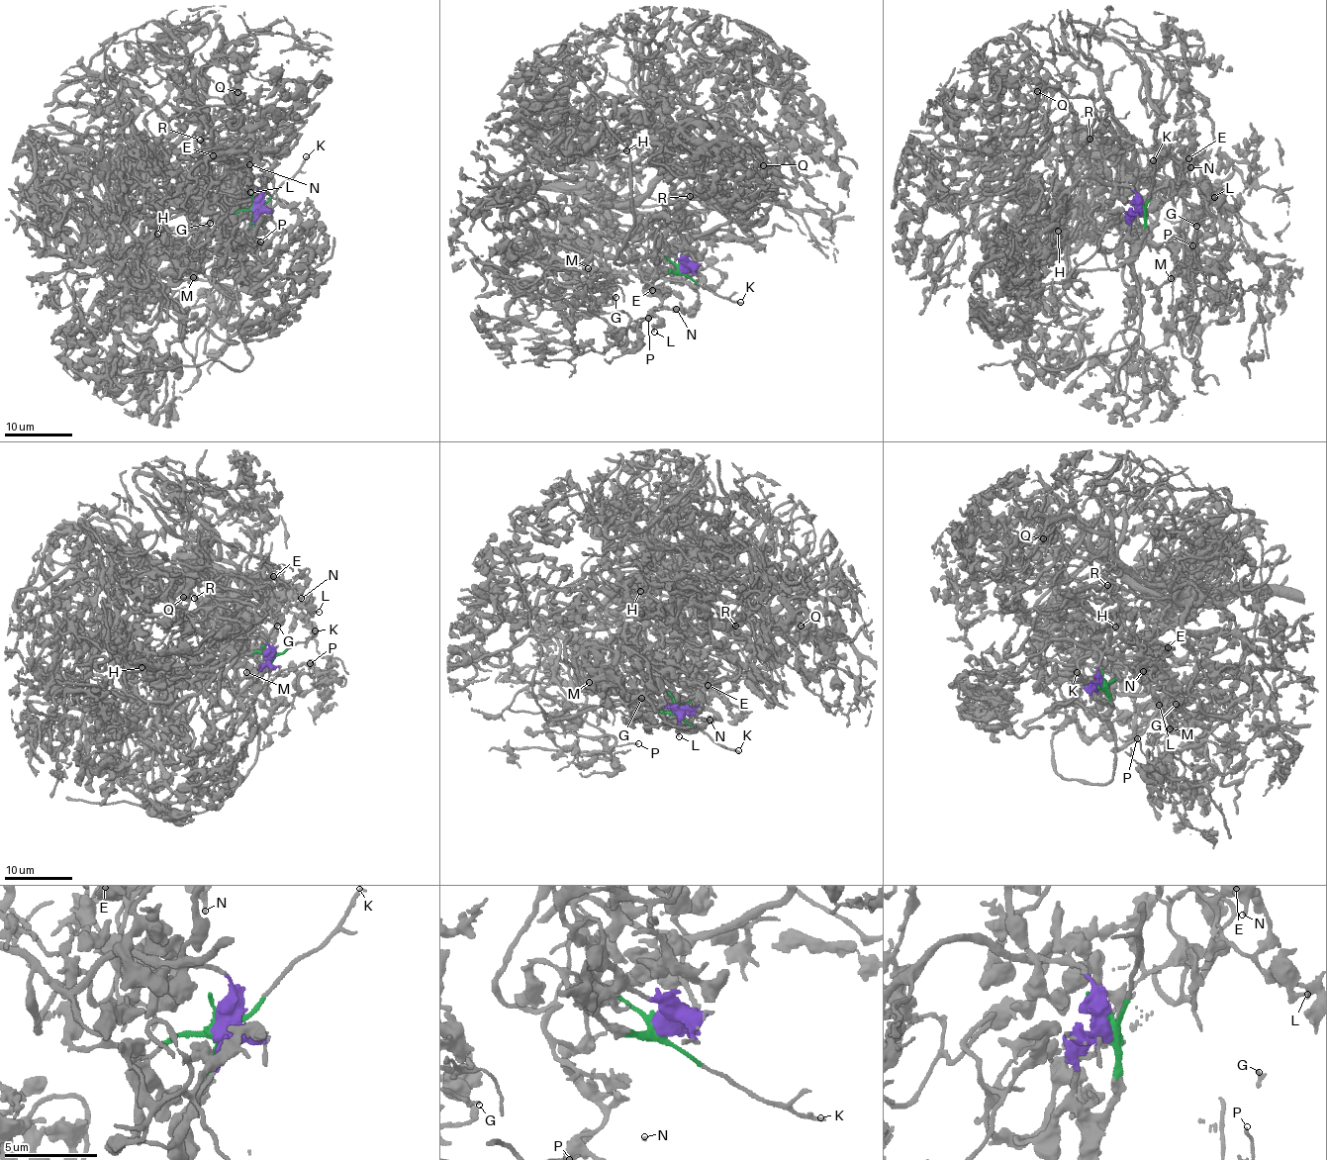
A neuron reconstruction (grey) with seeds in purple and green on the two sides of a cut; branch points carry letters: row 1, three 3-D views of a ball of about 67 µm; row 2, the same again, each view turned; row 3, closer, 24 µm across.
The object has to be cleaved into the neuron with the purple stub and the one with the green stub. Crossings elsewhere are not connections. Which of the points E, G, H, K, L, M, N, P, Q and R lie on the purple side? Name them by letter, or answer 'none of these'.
E, G, H, L, M, N, P, Q, R

